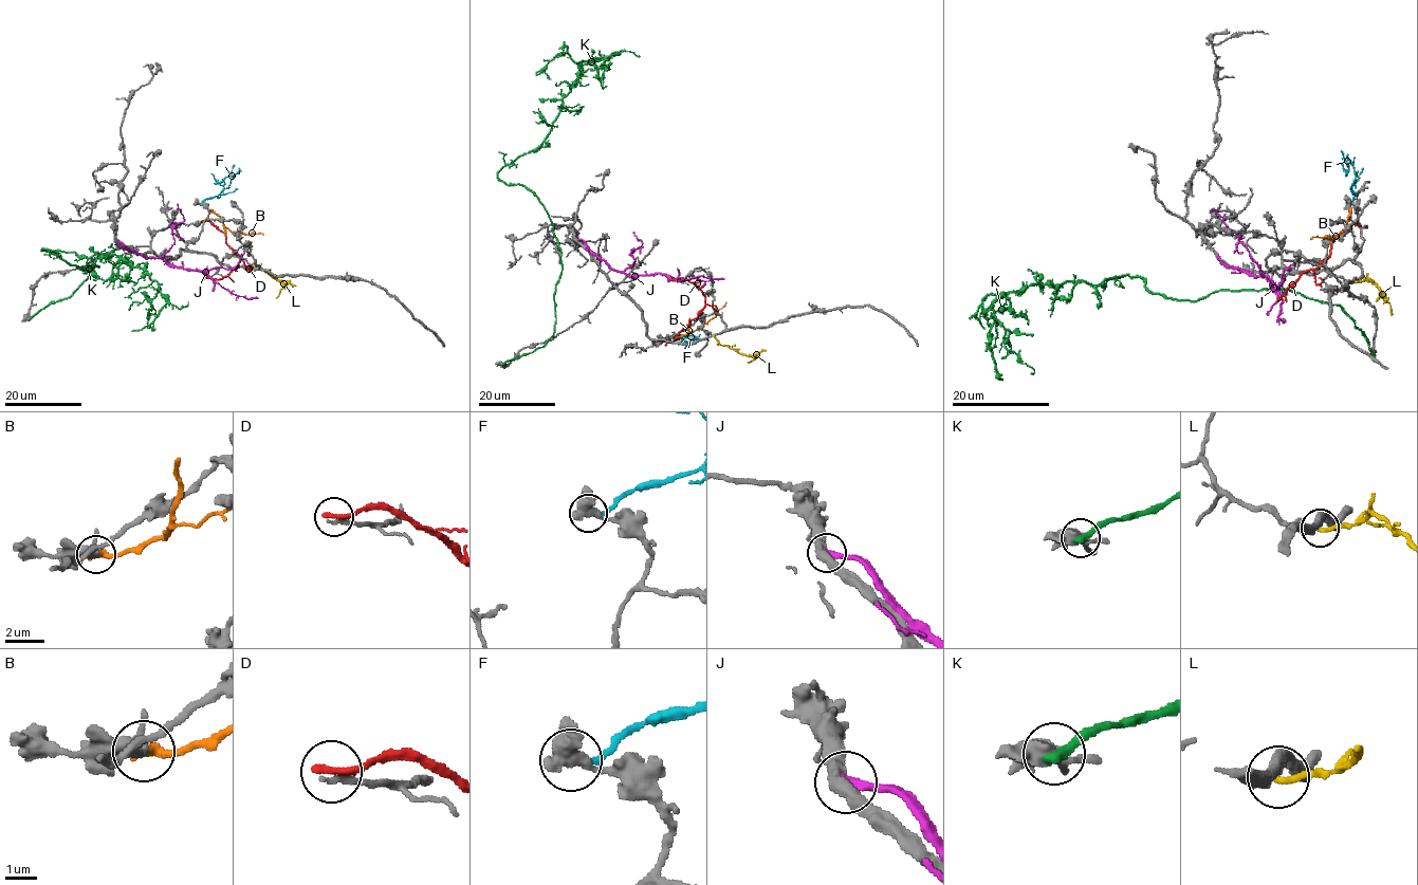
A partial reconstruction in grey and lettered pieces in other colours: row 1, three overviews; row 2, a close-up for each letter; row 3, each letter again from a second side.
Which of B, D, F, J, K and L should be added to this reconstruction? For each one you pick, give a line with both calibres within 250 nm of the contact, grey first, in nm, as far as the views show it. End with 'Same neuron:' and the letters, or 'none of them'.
Same neuron: none of them

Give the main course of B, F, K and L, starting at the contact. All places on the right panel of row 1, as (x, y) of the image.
B: (1349, 210), (1341, 236), (1310, 239)
F: (1350, 201), (1355, 196), (1355, 168), (1346, 164), (1347, 173), (1341, 163)
K: (1373, 354), (1339, 306), (1289, 290), (1178, 300), (1127, 275), (1005, 292), (989, 334), (1002, 380)
L: (1355, 281), (1366, 277), (1379, 288), (1391, 315)

